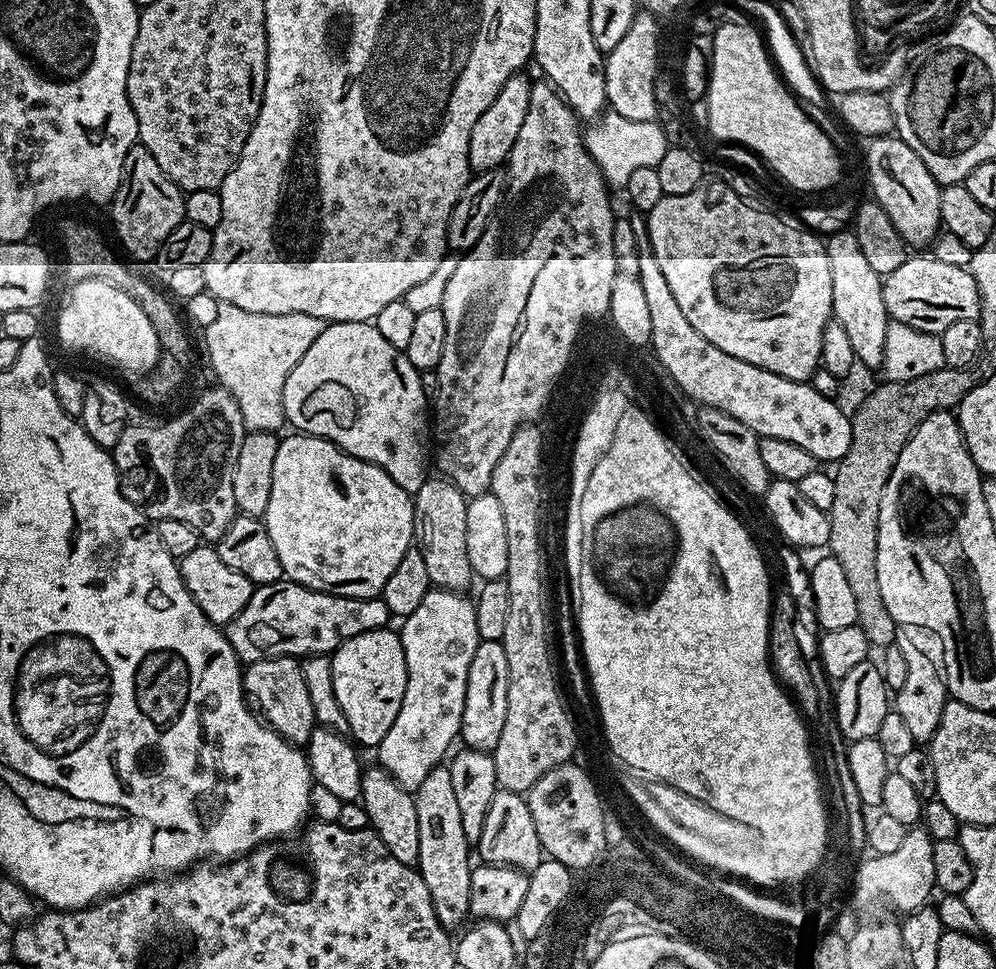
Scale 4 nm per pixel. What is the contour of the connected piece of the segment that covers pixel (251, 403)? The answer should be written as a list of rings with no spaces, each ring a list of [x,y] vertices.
[[[221,304],[214,322],[203,329],[204,344],[208,347],[208,360],[216,371],[219,383],[238,402],[242,410],[245,429],[253,432],[275,432],[285,427],[284,387],[286,378],[290,378],[290,370],[298,366],[302,354],[314,346],[314,338],[322,334],[326,326],[322,318],[314,318],[314,314],[250,314],[250,310],[238,310],[238,306]]]

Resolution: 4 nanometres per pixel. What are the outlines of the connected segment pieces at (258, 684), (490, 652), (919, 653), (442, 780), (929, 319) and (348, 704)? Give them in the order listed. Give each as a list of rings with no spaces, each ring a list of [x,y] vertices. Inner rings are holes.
[[[293,656],[262,659],[245,667],[243,671],[245,693],[258,702],[261,715],[280,736],[297,746],[307,745],[310,735],[317,727],[314,706],[302,675],[301,661]]]
[[[481,640],[474,650],[474,658],[470,661],[470,674],[466,674],[466,706],[462,710],[462,726],[459,739],[467,747],[479,752],[493,753],[498,746],[498,737],[502,735],[502,726],[506,726],[506,690],[508,689],[508,667],[506,666],[506,650],[499,640]]]
[[[906,624],[896,629],[896,644],[906,657],[906,682],[894,692],[894,710],[902,714],[902,723],[910,730],[917,742],[931,740],[934,730],[942,722],[942,714],[946,710],[950,695],[944,680],[944,647],[938,634],[929,628],[919,628],[914,624]]]
[[[448,766],[430,770],[414,793],[418,810],[418,871],[426,882],[426,890],[430,890],[434,914],[446,930],[453,930],[464,919],[469,919],[470,878],[474,867],[474,860],[468,857],[468,839],[462,834],[462,813],[458,811],[450,772]]]
[[[931,254],[909,255],[908,260],[894,270],[894,274],[883,277],[881,288],[889,321],[902,322],[915,332],[932,332],[935,320],[980,319],[980,291],[967,268],[938,262]]]
[[[387,627],[350,638],[331,653],[334,670],[334,694],[342,714],[346,714],[348,732],[357,745],[375,749],[386,738],[386,730],[398,718],[402,694],[406,694],[406,658],[402,642]]]

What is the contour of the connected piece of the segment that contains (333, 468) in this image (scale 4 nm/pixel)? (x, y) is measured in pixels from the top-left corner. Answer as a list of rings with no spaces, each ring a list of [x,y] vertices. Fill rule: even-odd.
[[[291,434],[292,436],[283,437],[278,446],[278,455],[274,458],[274,486],[270,486],[270,506],[266,506],[262,517],[266,530],[270,534],[270,542],[274,542],[274,550],[278,550],[278,562],[282,562],[284,567],[284,575],[287,579],[292,580],[295,584],[301,584],[307,588],[313,588],[316,592],[333,592],[336,596],[353,596],[354,598],[376,598],[381,595],[386,586],[386,578],[390,578],[390,574],[394,574],[394,566],[398,566],[398,562],[402,562],[402,554],[406,554],[408,548],[413,547],[414,533],[414,510],[412,509],[413,497],[406,490],[402,490],[402,486],[398,486],[398,482],[394,482],[394,478],[390,478],[390,474],[386,474],[386,470],[382,470],[376,464],[371,464],[365,460],[360,460],[350,453],[344,452],[336,444],[331,444],[329,440],[323,440],[321,436],[305,436],[303,434]]]

